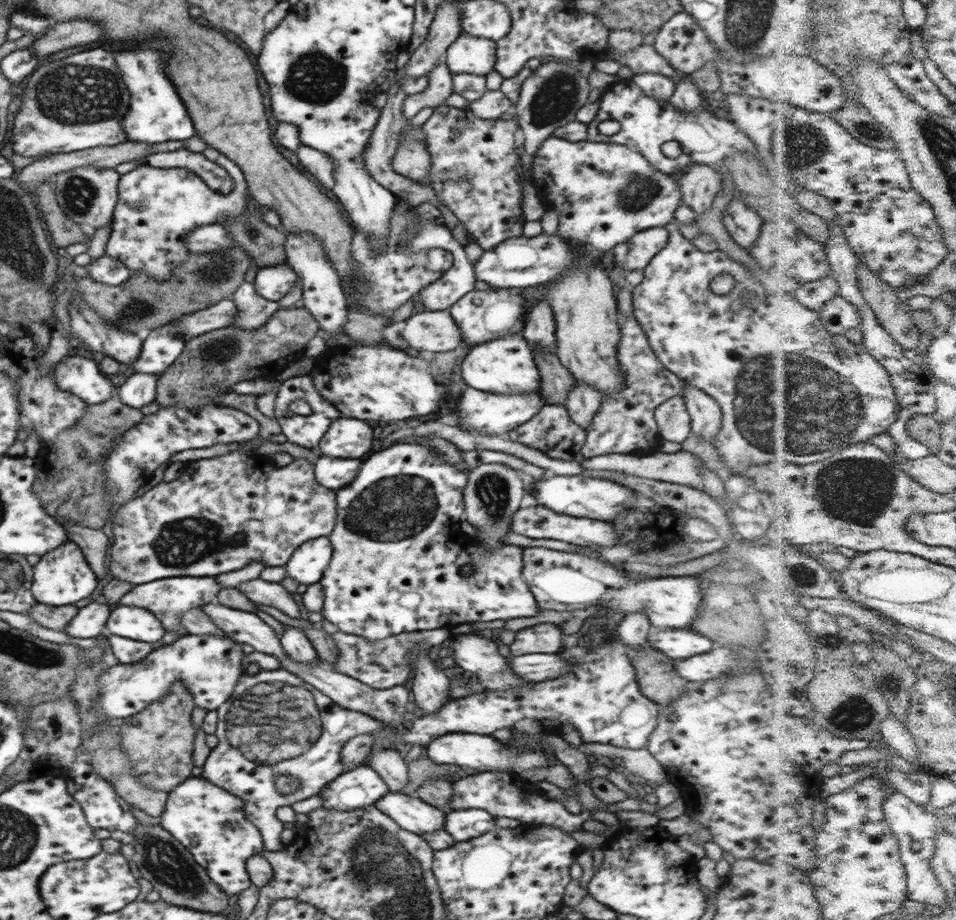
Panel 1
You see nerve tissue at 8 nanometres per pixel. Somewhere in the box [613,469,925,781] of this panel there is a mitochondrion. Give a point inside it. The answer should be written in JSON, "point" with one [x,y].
{"point":[853,714]}

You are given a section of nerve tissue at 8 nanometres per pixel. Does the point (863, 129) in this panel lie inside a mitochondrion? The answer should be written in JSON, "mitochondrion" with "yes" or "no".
{"mitochondrion":"yes"}

